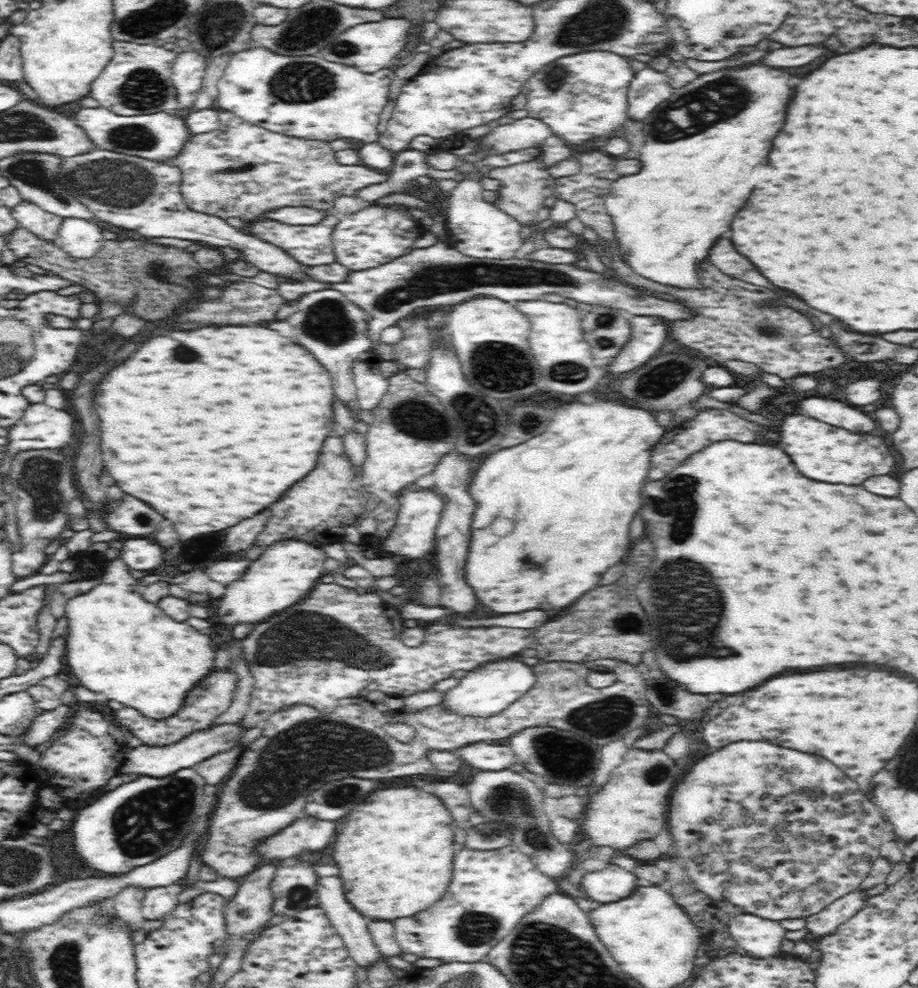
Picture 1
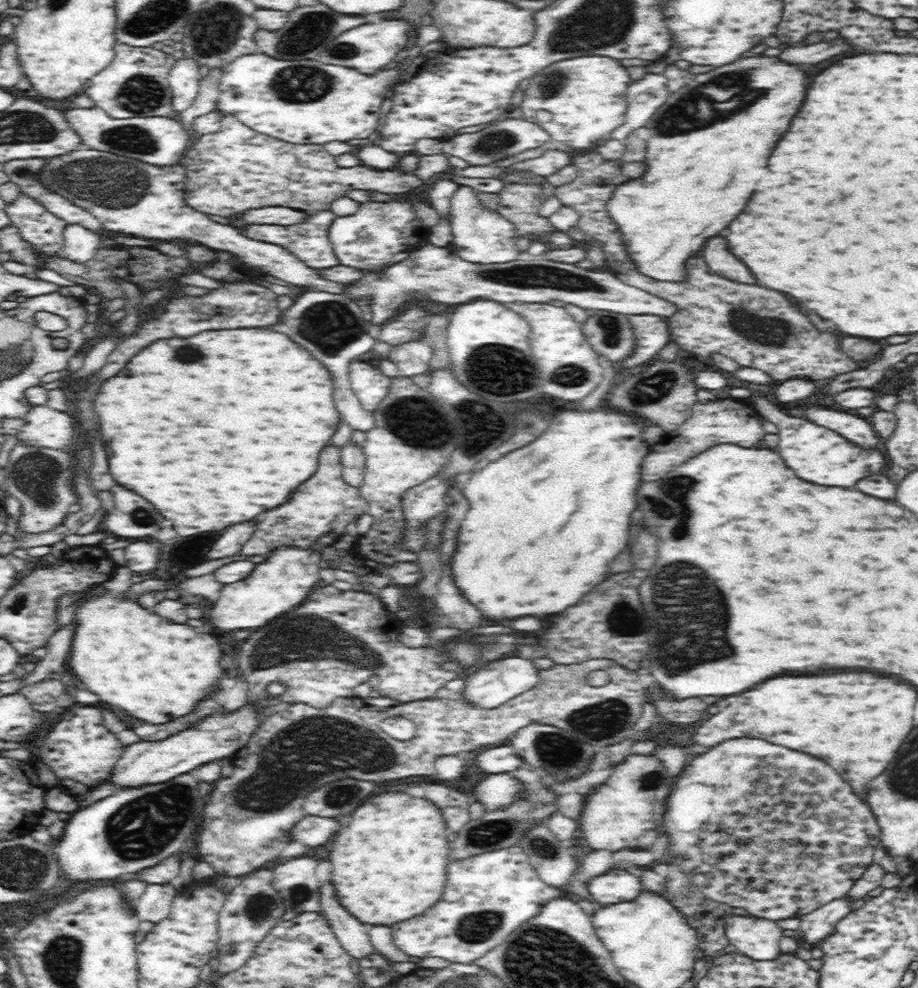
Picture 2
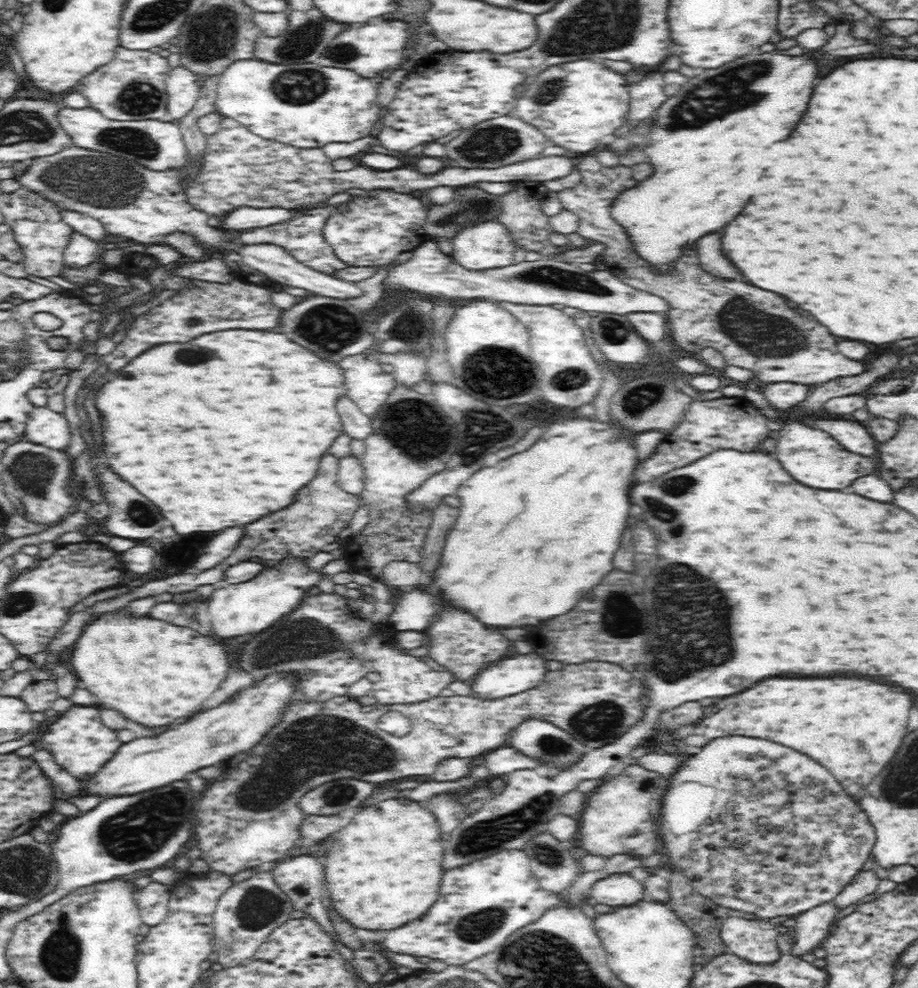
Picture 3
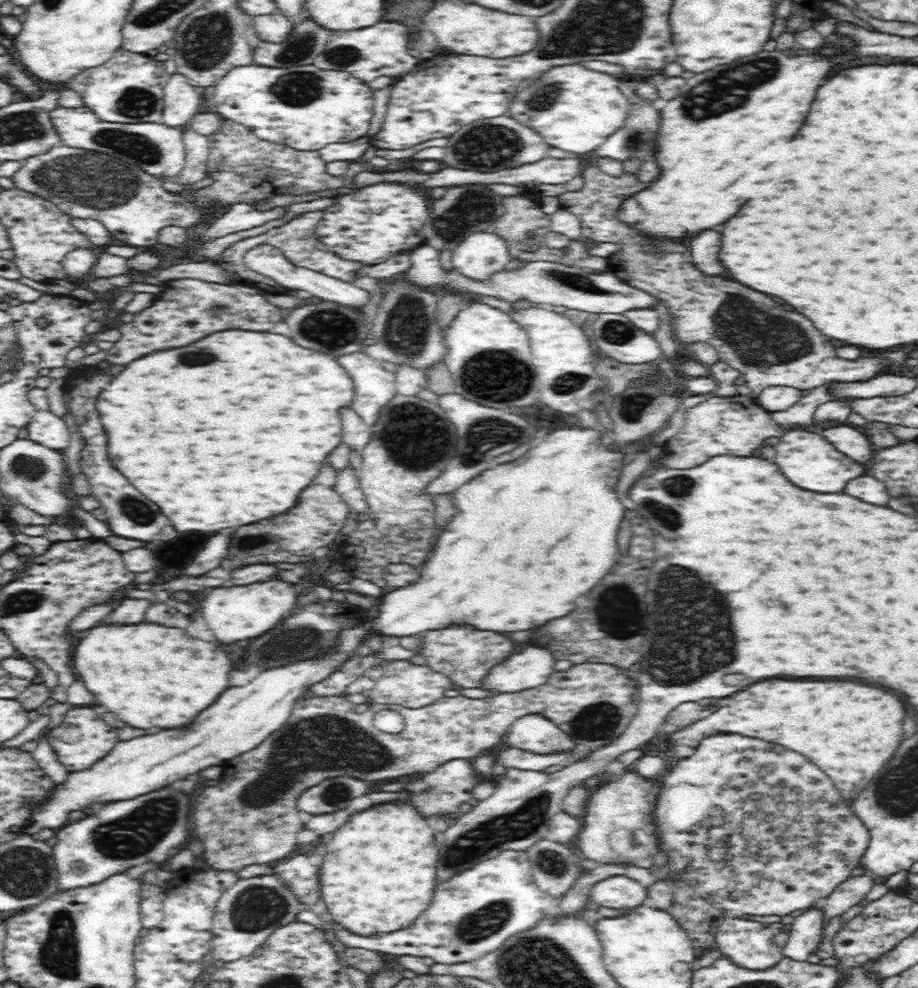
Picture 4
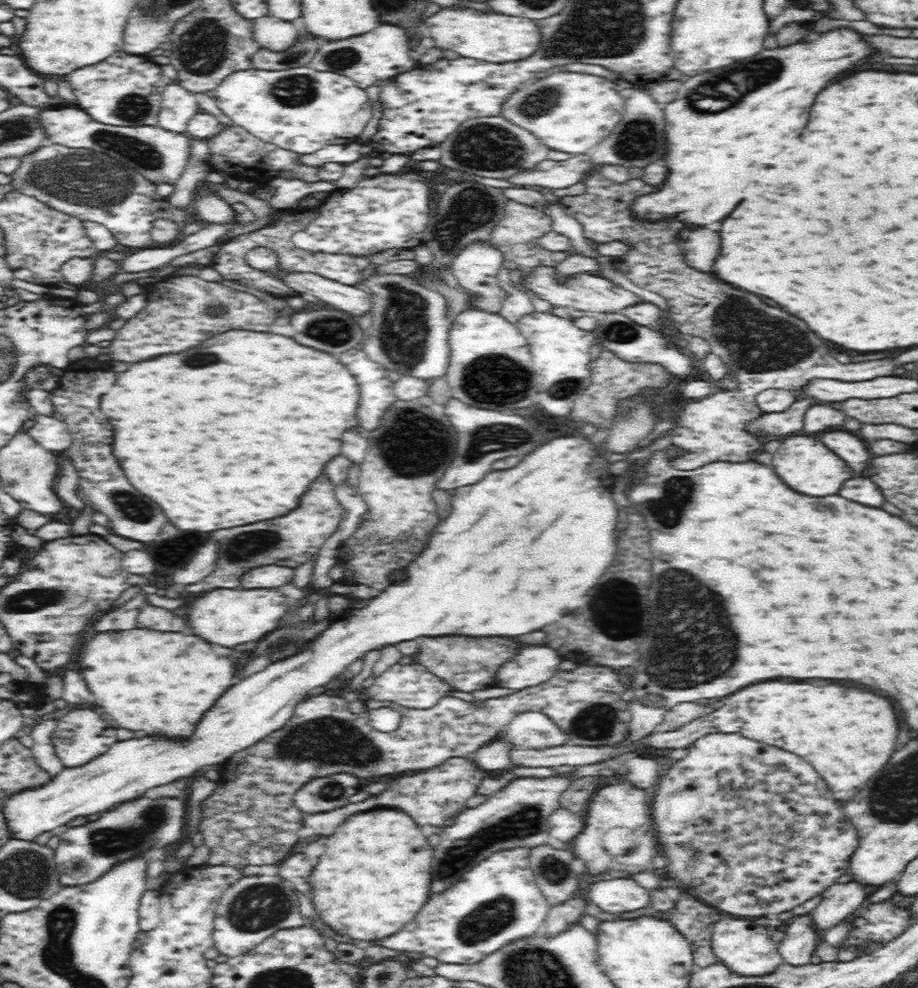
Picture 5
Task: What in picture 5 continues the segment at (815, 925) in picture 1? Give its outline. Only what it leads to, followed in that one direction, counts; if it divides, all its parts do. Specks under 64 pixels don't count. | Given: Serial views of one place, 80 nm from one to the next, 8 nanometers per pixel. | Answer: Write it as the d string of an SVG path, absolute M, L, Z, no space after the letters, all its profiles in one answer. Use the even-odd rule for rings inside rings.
M809 915L798 917L786 928L785 933L783 940L777 943L777 951L783 962L790 966L804 966L810 963L817 938Z

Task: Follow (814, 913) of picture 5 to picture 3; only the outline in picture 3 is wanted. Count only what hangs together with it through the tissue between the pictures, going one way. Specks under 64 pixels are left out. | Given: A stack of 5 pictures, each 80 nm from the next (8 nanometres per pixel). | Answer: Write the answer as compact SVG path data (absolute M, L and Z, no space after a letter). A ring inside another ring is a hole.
M861 871L845 884L839 893L830 901L837 910L844 910L846 906L854 906L868 894L872 895L879 884L880 878L872 871Z

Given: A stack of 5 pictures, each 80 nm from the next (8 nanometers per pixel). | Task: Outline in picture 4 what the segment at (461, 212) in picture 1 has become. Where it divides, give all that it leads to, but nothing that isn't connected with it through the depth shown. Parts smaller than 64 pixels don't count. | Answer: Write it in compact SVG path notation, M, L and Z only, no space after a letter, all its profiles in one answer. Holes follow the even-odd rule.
M478 232L464 238L453 254L453 270L476 282L488 282L511 260L506 242L493 232Z

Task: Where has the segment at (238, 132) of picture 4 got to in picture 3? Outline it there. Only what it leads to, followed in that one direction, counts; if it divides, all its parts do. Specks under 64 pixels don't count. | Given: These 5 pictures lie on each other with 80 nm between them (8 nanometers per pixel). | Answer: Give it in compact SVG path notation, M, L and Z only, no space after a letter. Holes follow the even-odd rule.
M224 117L220 130L215 134L206 136L208 148L204 152L204 164L200 166L200 177L194 181L187 182L184 191L187 193L188 201L192 206L202 212L218 217L224 216L231 210L239 206L251 206L252 208L286 208L293 209L300 205L308 205L314 208L326 200L329 196L344 192L350 188L362 188L362 190L372 190L372 188L396 188L396 192L412 192L412 190L424 190L424 188L438 188L438 186L465 187L476 182L504 182L518 184L522 183L530 186L541 186L544 182L561 180L567 178L576 170L577 159L566 156L546 156L526 160L526 162L516 162L498 168L460 168L452 167L449 164L442 172L436 174L420 174L410 168L400 168L400 170L388 170L388 172L378 172L370 170L370 167L360 166L354 170L334 172L331 169L331 160L325 157L321 148L294 148L286 144L278 143L274 140L262 139L246 129L237 121Z

